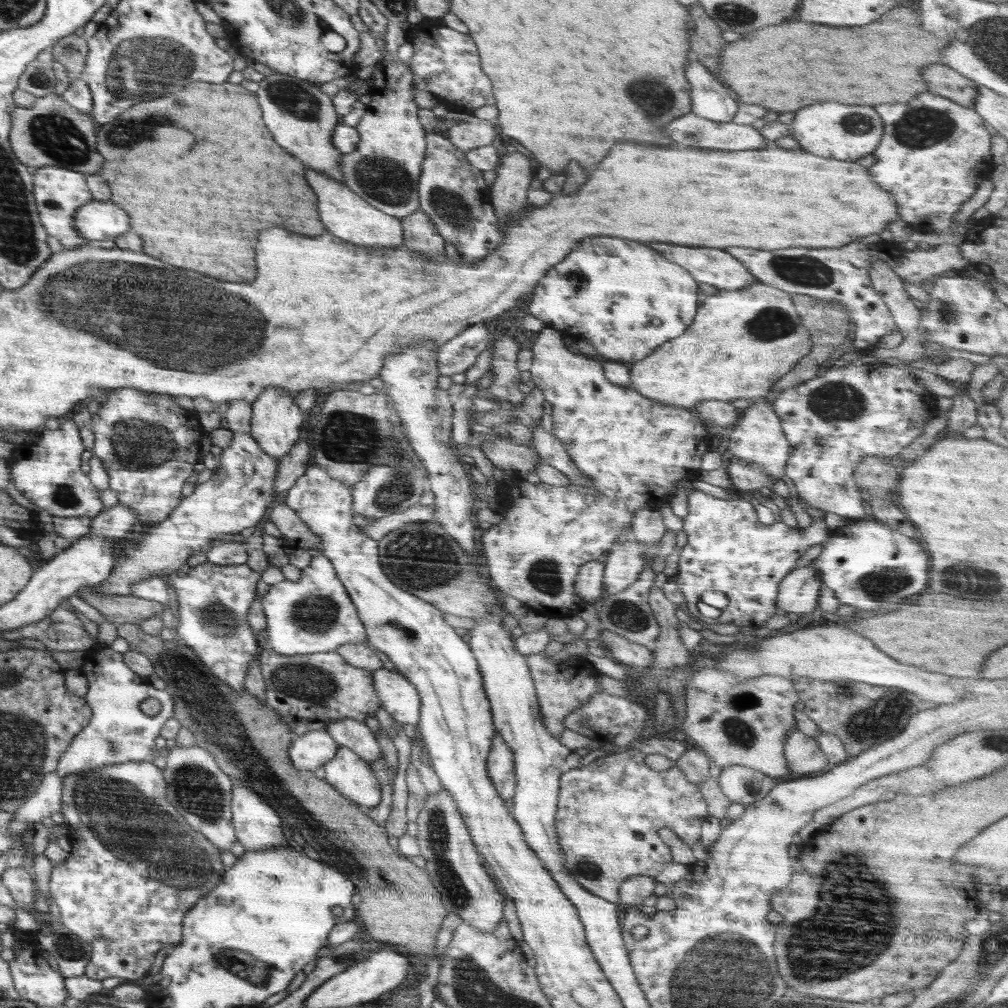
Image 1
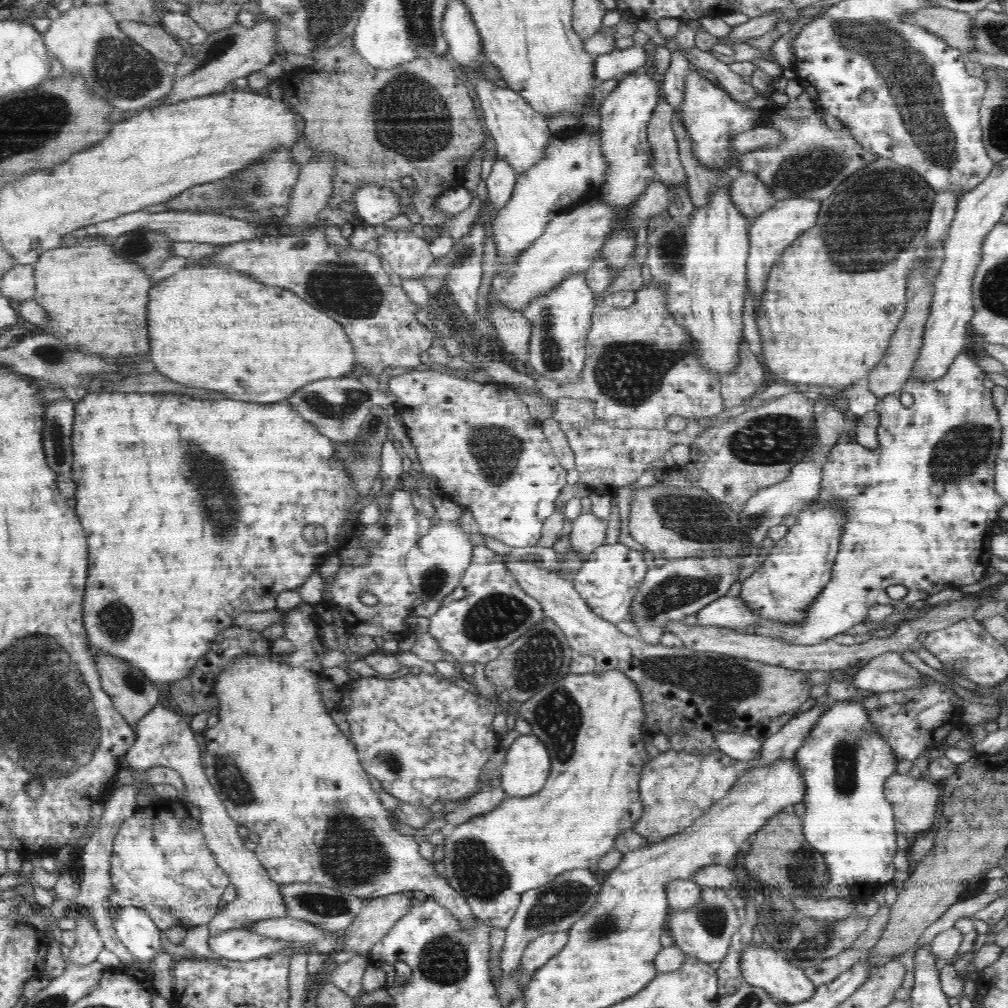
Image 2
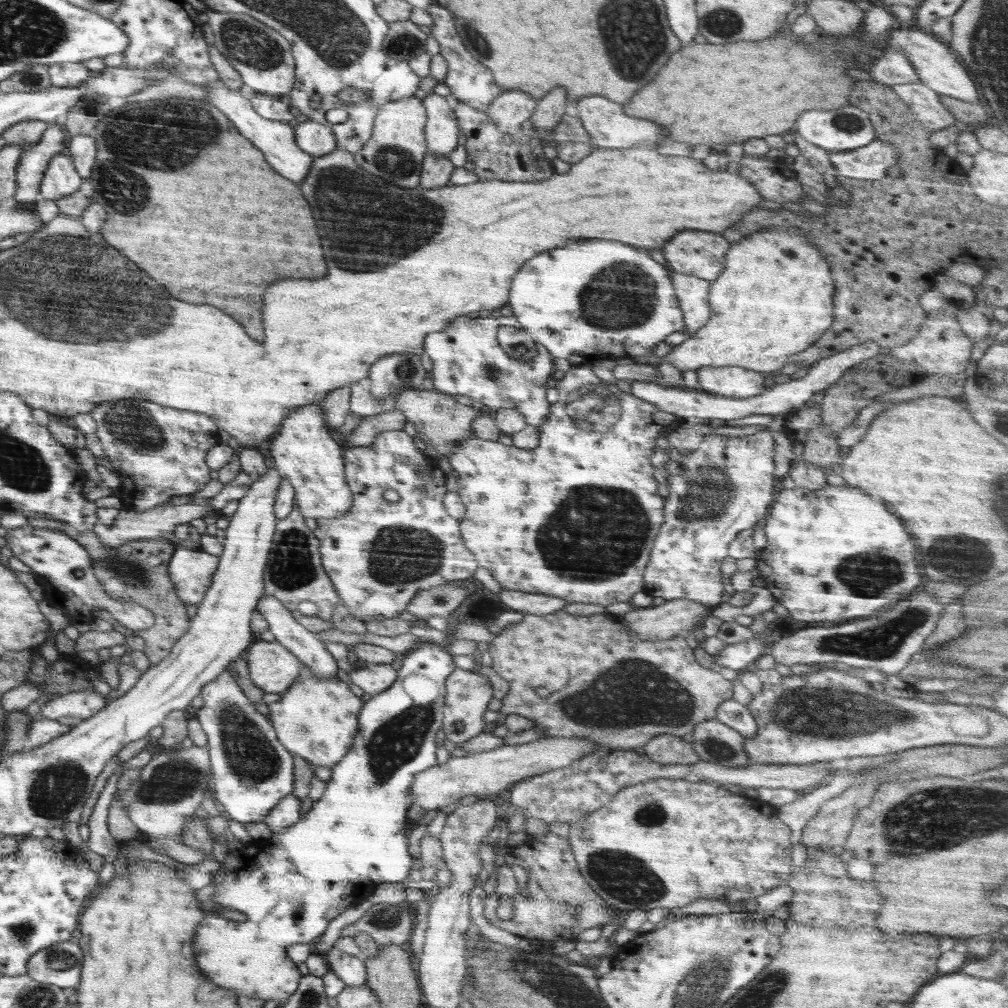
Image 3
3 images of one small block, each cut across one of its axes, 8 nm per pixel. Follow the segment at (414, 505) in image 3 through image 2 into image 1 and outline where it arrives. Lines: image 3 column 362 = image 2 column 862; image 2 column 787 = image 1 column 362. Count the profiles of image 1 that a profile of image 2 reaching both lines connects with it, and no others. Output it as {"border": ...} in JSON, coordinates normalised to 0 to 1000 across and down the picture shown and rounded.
{"border":[[[317,548],[310,553],[308,561],[298,564],[296,576],[282,574],[268,580],[264,590],[258,594],[264,611],[266,641],[276,649],[292,651],[327,647],[340,639],[362,637],[361,619],[346,592],[327,555]]]}

